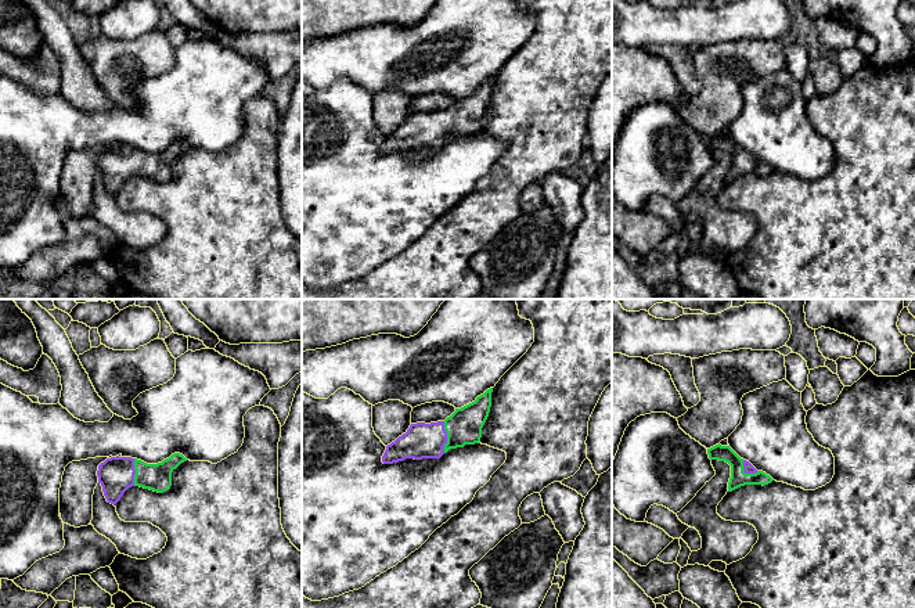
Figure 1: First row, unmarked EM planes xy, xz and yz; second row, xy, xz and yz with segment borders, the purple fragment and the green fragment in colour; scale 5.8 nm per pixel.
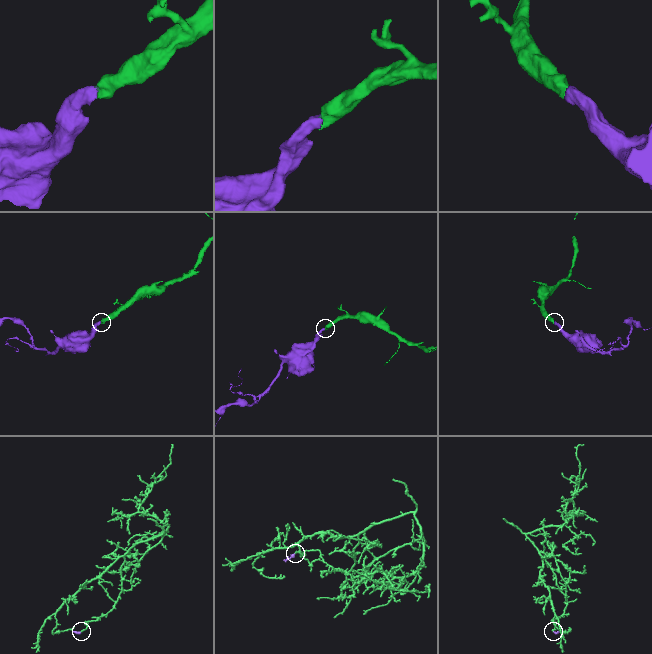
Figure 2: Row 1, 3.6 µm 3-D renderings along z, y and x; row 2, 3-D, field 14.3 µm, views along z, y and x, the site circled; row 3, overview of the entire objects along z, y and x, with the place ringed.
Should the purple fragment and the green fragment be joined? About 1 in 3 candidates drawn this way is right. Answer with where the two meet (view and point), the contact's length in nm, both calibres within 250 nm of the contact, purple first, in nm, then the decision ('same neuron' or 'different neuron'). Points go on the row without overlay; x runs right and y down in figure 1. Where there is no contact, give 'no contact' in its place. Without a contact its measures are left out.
xz (446, 126) | 180 nm | 200/200 nm | same neuron

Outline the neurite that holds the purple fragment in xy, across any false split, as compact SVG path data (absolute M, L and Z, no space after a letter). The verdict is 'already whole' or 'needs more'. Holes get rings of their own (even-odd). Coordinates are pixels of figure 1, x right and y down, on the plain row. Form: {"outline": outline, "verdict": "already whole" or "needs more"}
{"outline": "M174 143L158 154L147 154L132 147L111 147L98 155L98 173L108 193L116 194L132 176L163 183L172 176L172 162L187 148Z", "verdict": "needs more"}

